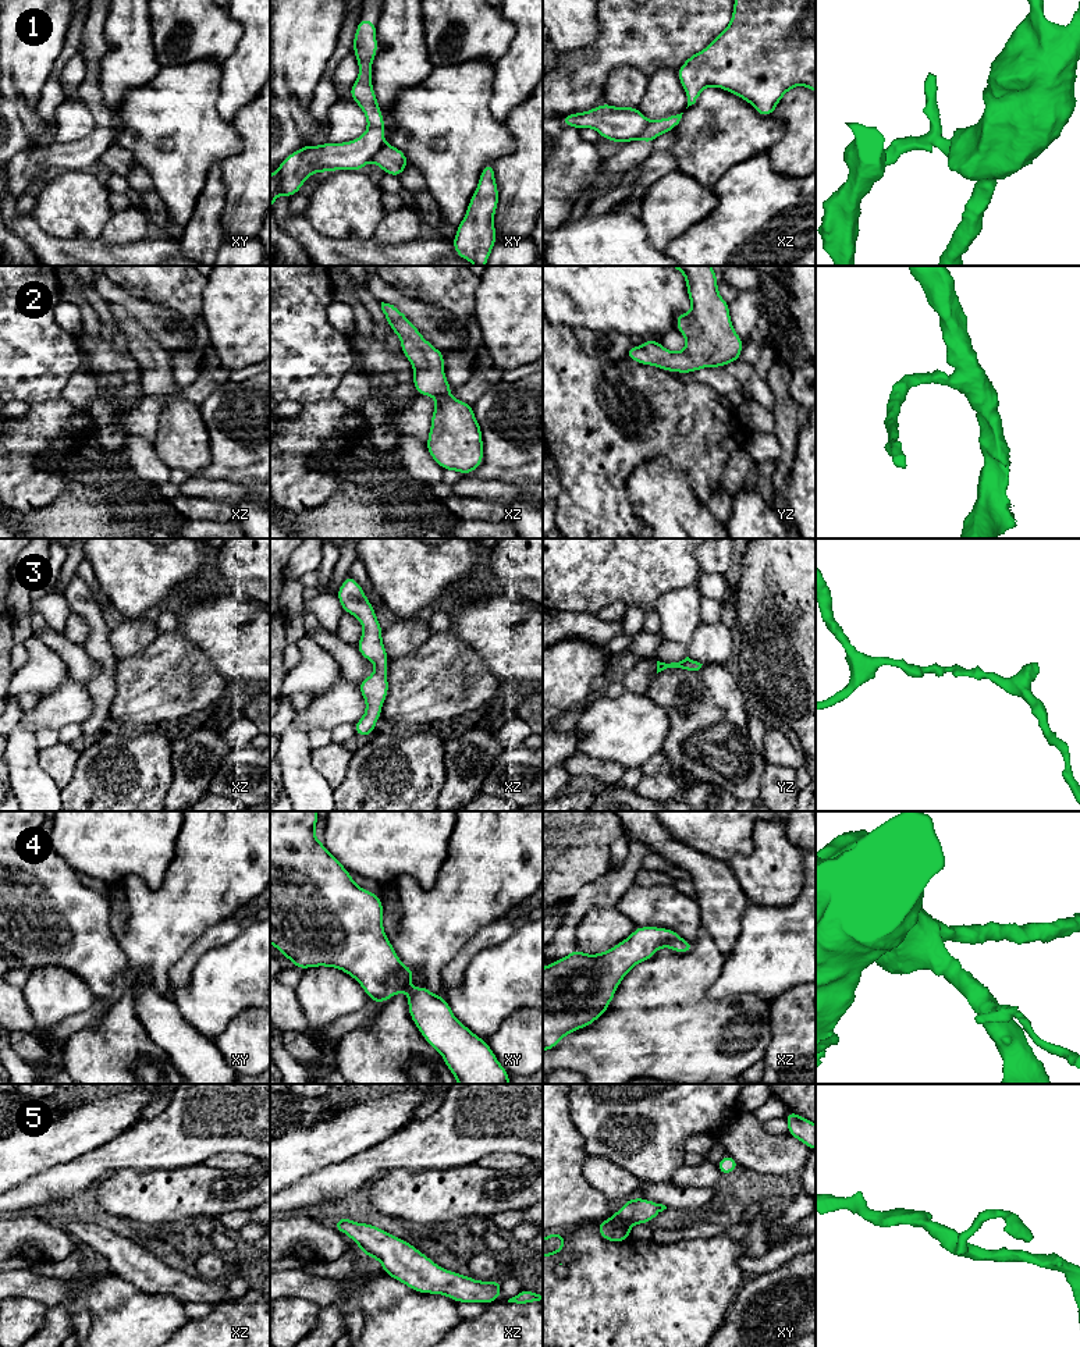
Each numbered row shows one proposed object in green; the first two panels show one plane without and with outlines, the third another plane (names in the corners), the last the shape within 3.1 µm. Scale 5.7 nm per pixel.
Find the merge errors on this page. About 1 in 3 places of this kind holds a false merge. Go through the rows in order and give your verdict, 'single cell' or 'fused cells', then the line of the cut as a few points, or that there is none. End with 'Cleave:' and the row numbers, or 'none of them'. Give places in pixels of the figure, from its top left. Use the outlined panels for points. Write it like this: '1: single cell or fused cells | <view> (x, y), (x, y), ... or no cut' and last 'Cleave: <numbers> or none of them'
1: fused cells | xz (650, 121), (639, 137)
2: single cell | no cut
3: single cell | no cut
4: single cell | no cut
5: single cell | no cut
Cleave: 1

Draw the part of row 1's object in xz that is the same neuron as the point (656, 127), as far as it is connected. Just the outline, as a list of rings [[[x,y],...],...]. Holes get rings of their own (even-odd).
[[[682,114],[671,115],[661,120],[653,120],[649,122],[649,127],[644,129],[640,141],[647,142],[649,145],[661,134],[674,131],[674,128],[679,124]]]

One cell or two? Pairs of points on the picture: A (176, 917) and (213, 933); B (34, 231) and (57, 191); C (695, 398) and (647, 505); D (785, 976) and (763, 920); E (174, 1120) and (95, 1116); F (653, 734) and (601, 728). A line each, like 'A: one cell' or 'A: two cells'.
A: two cells
B: two cells
C: two cells
D: one cell
E: two cells
F: one cell

